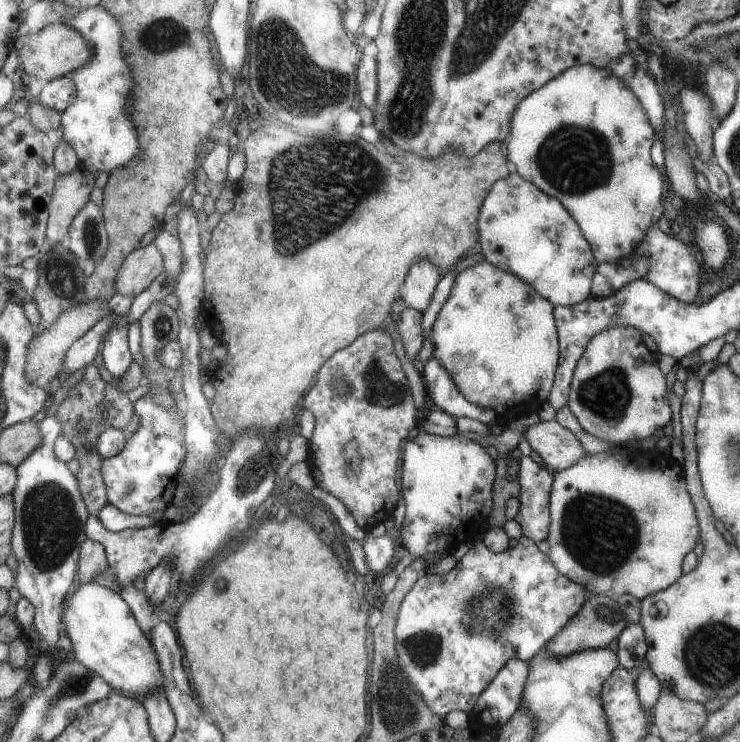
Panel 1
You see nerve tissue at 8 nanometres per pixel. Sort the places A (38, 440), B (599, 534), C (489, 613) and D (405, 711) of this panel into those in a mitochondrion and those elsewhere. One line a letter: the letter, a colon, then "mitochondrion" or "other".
A: other
B: mitochondrion
C: mitochondrion
D: mitochondrion

